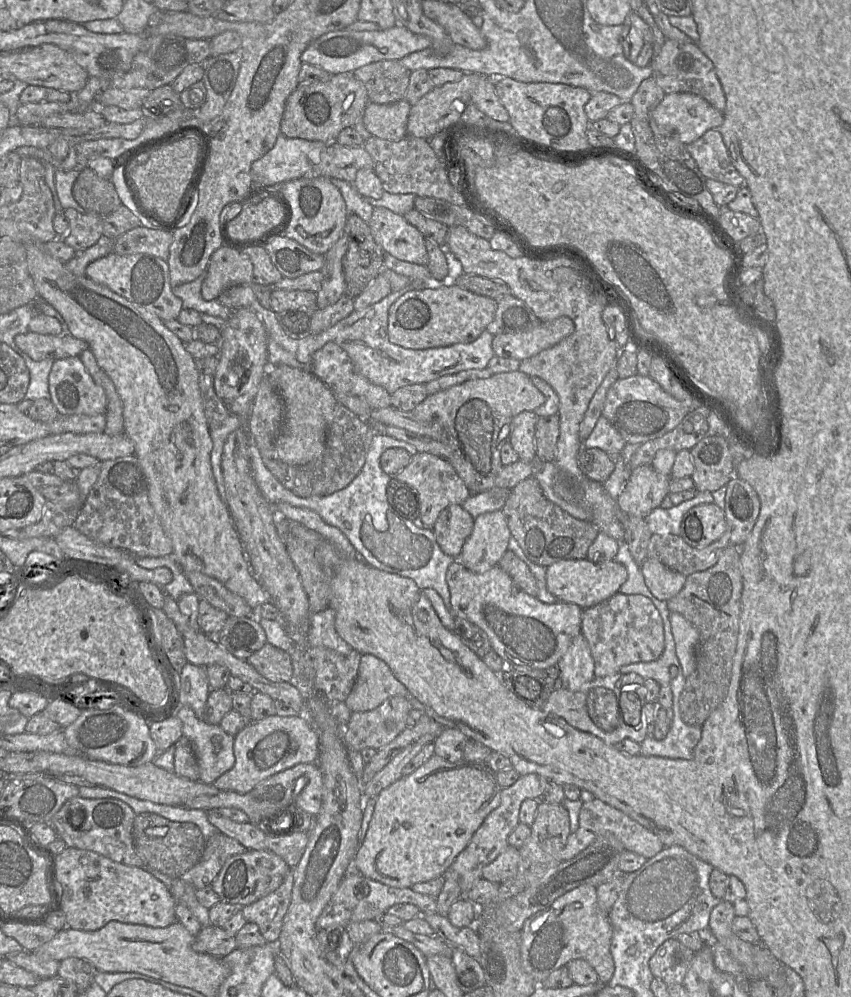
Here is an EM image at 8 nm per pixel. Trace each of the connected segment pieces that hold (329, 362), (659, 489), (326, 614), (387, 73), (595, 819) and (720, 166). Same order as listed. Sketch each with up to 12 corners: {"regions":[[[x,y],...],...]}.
{"regions":[[[334,342],[309,367],[332,393],[359,397],[372,409],[391,395],[359,374]],[[633,469],[618,510],[646,517],[670,494],[670,476]],[[330,607],[311,614],[309,647],[342,655],[353,650],[337,633]],[[382,60],[352,72],[369,102],[405,97],[411,71]],[[598,798],[584,801],[579,827],[562,851],[569,860],[600,837],[614,835],[646,859],[659,837]],[[719,130],[685,146],[705,178],[737,188]]]}

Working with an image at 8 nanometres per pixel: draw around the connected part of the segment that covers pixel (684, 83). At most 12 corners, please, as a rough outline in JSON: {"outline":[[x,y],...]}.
{"outline":[[666,39],[652,77],[720,112],[726,99],[712,61],[694,42]]}

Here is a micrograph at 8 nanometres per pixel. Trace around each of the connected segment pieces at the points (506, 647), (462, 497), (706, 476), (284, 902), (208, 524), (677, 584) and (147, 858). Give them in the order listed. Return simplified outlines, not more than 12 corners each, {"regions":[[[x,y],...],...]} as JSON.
{"regions":[[[455,560],[452,611],[507,667],[557,665],[582,608],[539,601],[498,565]],[[418,452],[394,478],[414,487],[420,518],[471,495],[447,459]],[[723,436],[705,437],[690,453],[698,492],[738,477]],[[294,869],[279,888],[242,907],[269,943],[279,940]],[[24,246],[88,343],[184,574],[253,610],[198,370],[156,314]],[[653,558],[641,572],[649,591],[668,601],[683,588],[686,576]],[[136,815],[132,836],[146,866],[180,879],[206,846],[197,825]]]}

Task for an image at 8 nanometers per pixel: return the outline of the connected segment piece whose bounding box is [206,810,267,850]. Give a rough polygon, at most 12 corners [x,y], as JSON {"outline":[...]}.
{"outline":[[208,810],[209,822],[247,850],[266,850],[267,834]]}

